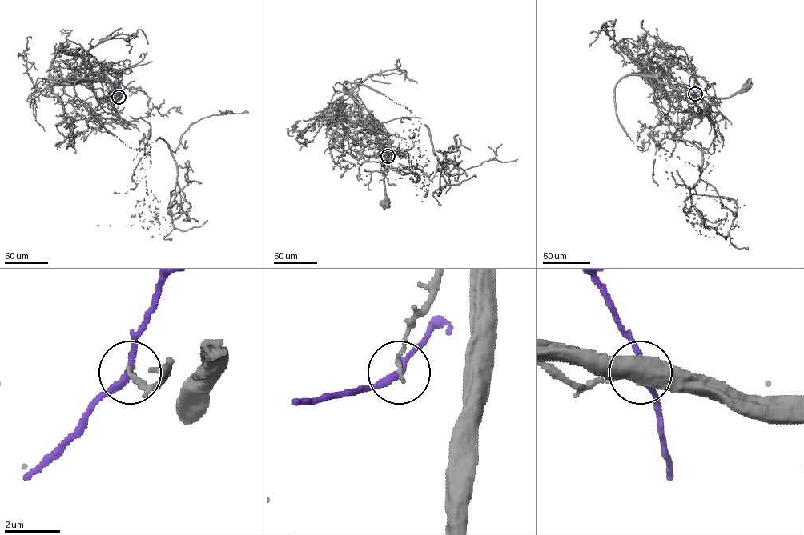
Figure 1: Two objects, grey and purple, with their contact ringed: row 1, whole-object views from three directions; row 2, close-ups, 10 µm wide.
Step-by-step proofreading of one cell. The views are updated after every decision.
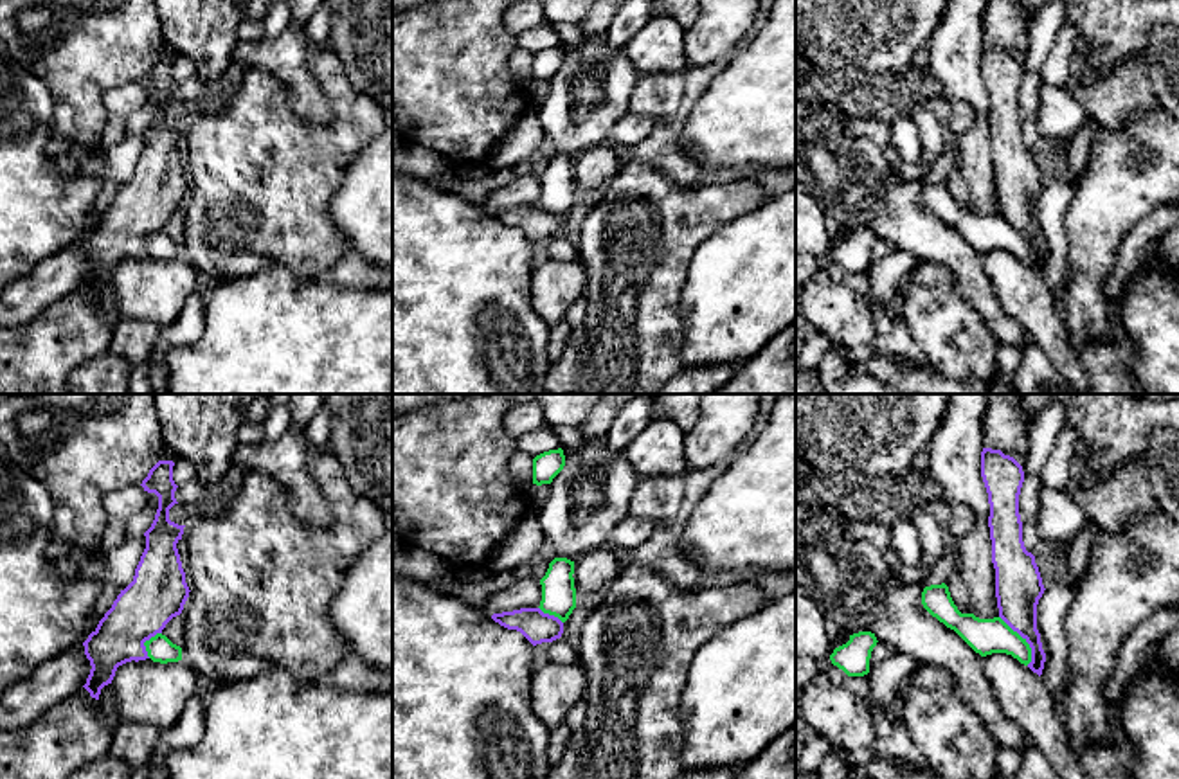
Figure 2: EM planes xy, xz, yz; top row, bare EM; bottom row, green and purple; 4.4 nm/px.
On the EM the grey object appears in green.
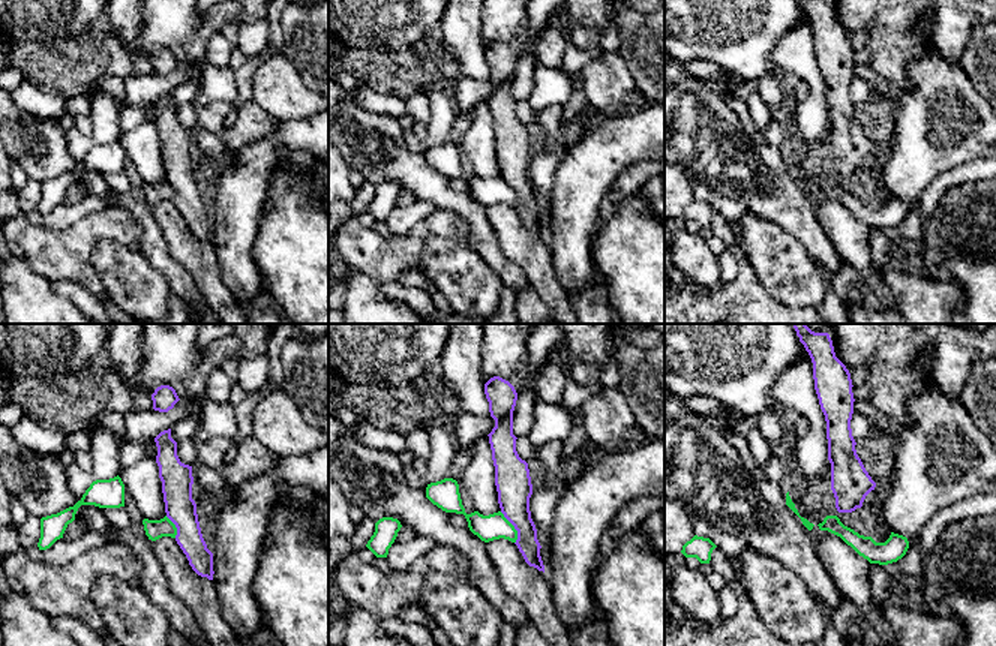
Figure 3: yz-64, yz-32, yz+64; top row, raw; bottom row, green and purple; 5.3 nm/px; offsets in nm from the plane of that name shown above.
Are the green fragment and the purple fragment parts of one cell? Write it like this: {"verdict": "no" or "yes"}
{"verdict": "no"}

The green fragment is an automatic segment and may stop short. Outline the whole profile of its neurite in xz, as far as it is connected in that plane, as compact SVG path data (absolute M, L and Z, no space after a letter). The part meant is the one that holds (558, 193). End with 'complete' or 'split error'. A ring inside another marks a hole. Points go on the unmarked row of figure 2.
M554 155L549 160L545 173L540 176L542 198L538 205L544 210L558 214L562 219L565 219L576 205L576 185L572 171L574 158L567 155Z; complete

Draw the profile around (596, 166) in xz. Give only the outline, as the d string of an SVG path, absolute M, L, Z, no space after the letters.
M610 144L590 148L574 158L574 185L578 189L607 185L619 167L619 157Z

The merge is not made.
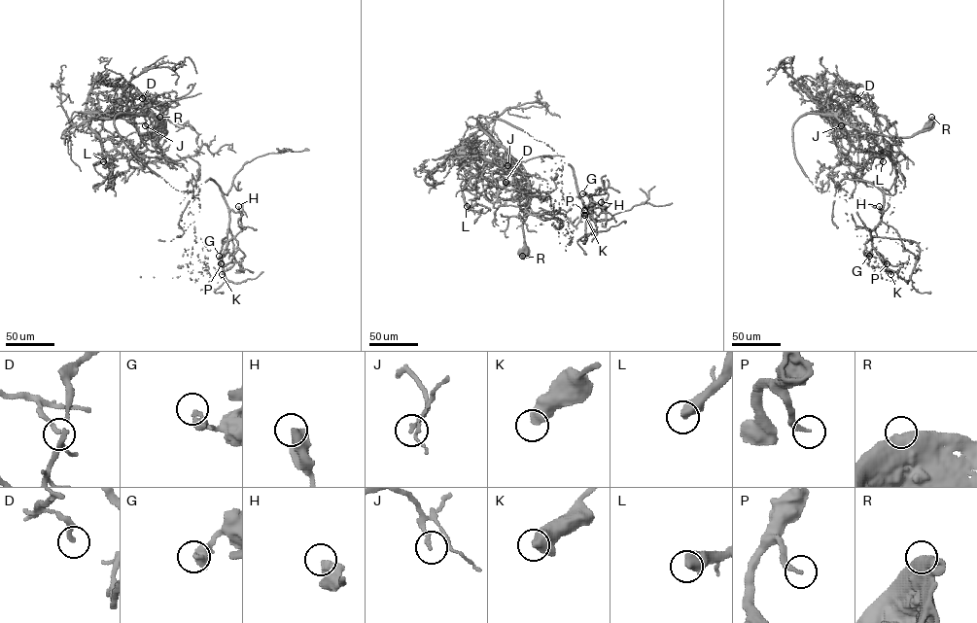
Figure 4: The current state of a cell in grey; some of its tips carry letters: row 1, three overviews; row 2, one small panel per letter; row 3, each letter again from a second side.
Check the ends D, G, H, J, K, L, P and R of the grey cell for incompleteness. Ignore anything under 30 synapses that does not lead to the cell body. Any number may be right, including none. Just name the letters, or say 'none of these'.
L, P

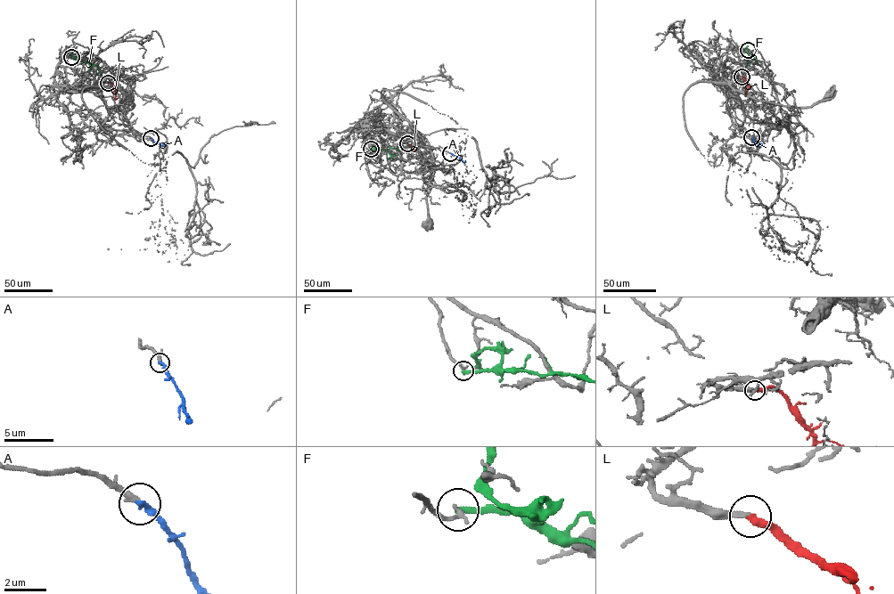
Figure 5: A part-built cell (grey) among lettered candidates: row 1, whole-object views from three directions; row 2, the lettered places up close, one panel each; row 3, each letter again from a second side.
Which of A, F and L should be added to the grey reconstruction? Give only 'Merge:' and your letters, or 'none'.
Merge: A, L

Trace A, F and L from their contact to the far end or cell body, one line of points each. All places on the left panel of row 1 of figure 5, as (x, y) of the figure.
A: (151, 137), (162, 146), (166, 144)
F: (71, 57), (99, 67), (98, 73)
L: (108, 83), (114, 87), (115, 100)

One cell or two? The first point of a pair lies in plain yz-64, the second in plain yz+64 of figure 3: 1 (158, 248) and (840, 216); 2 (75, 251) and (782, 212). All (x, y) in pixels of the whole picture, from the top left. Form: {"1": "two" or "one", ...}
{"1": "two", "2": "two"}

